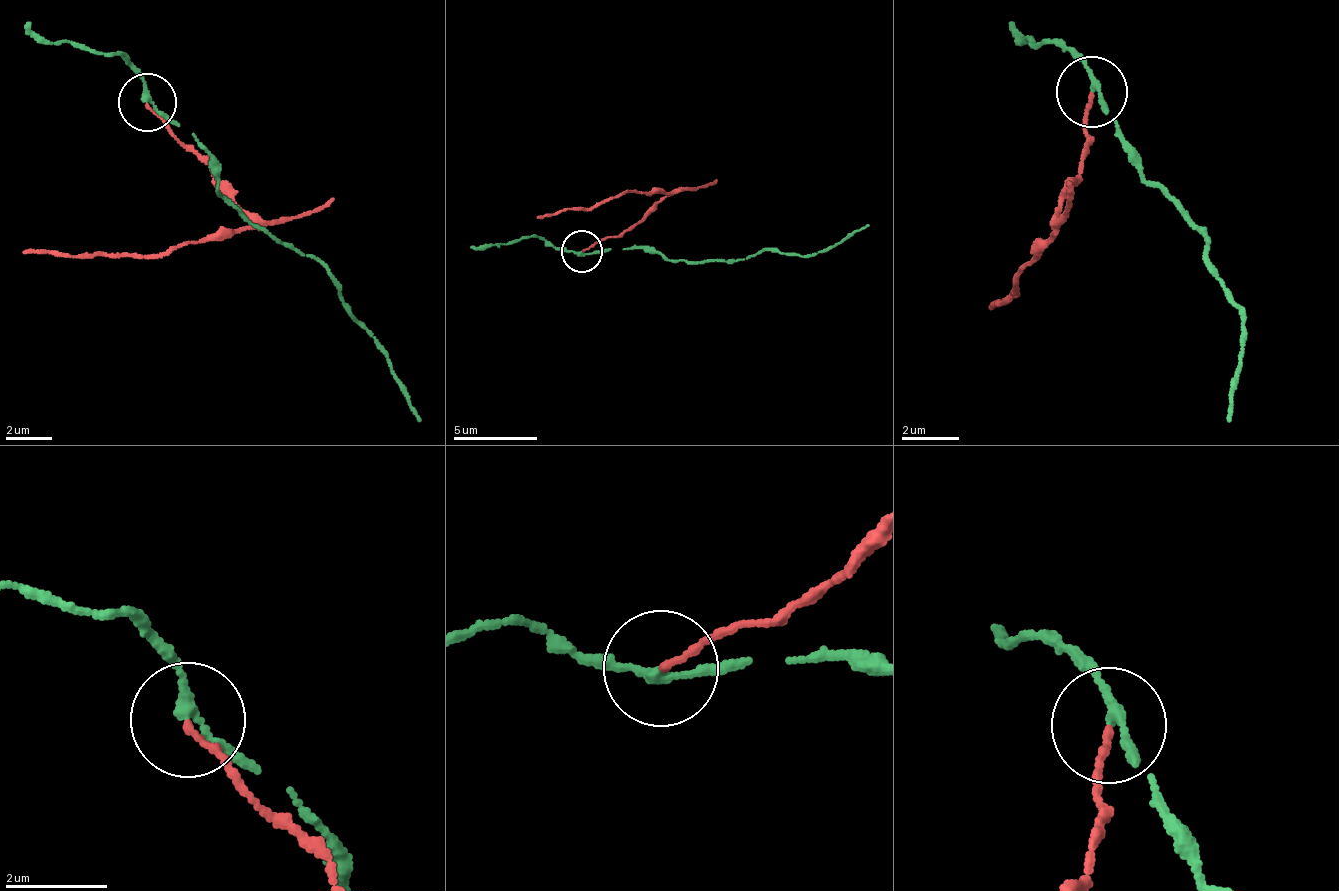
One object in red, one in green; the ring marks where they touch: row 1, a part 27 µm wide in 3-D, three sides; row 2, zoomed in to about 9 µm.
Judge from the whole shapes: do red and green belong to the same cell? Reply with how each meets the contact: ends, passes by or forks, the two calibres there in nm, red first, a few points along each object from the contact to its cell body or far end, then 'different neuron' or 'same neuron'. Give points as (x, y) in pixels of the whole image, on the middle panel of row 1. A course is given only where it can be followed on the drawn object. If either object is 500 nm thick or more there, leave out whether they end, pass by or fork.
red ends there; green passes by; 130 nm thick on the red side, 180 nm on the other; red runs (581, 252), (618, 237), (672, 191), (624, 190), (621, 196), (536, 217); green runs (581, 252), (624, 248), (652, 249), (668, 261), (734, 261), (769, 251), (808, 257), (869, 226); different neuron

